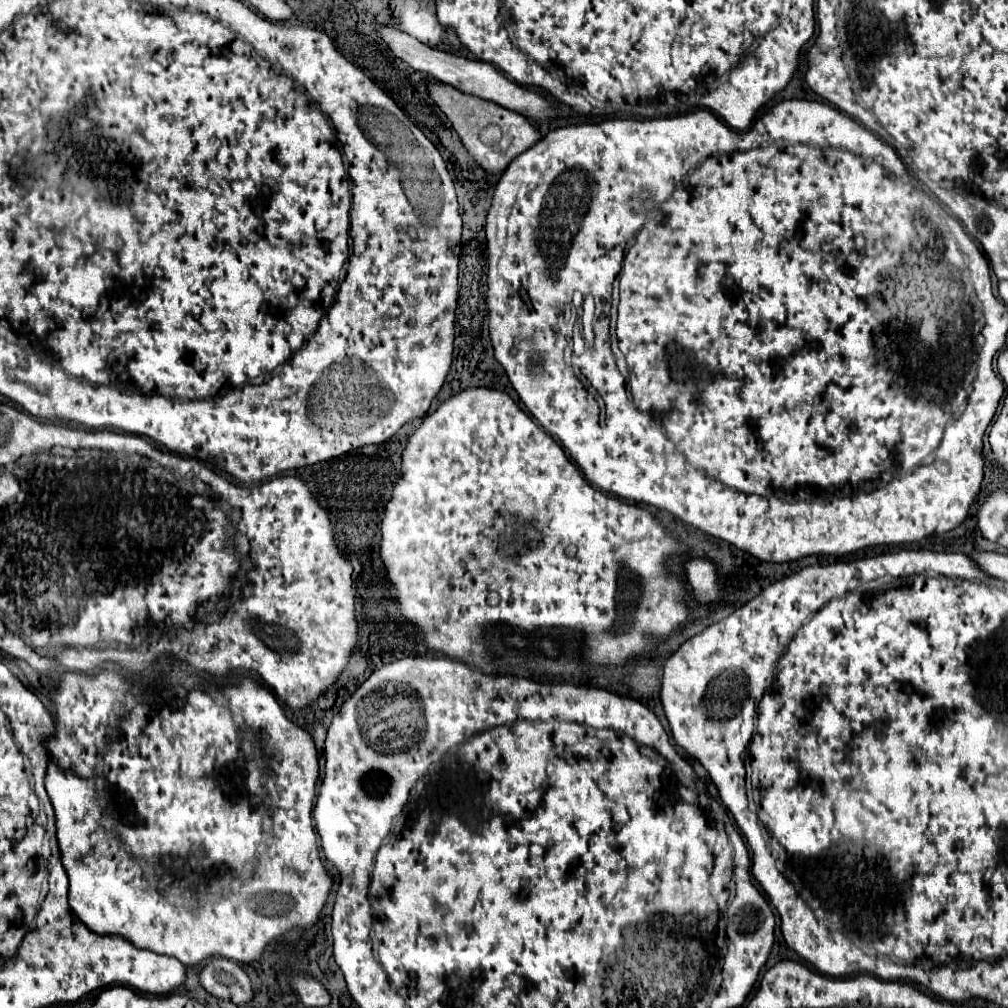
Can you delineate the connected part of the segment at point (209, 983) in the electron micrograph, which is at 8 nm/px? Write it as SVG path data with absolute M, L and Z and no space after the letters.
M211 959L201 971L201 985L217 999L235 1005L247 1005L255 997L253 983L245 969L229 959Z

